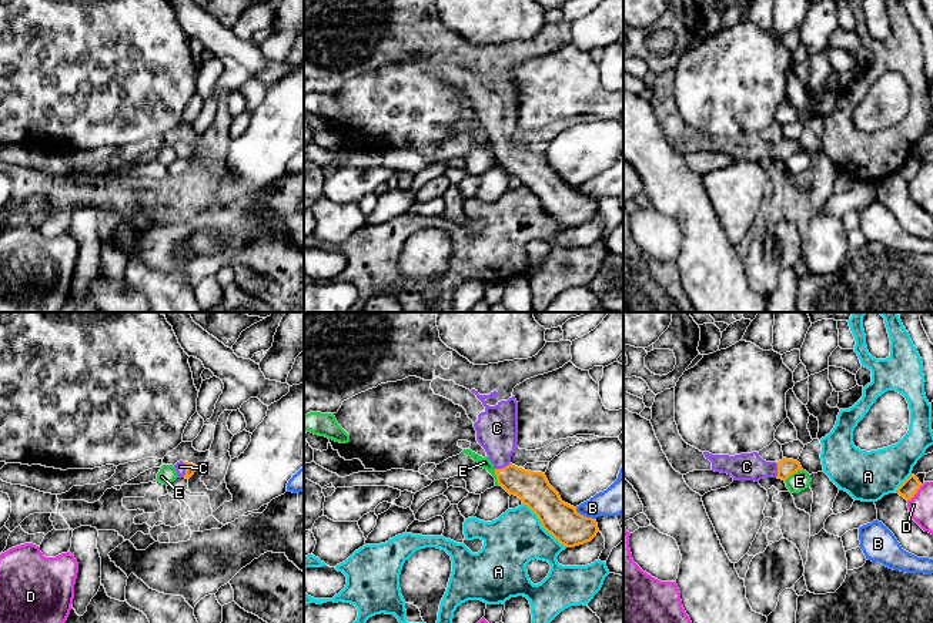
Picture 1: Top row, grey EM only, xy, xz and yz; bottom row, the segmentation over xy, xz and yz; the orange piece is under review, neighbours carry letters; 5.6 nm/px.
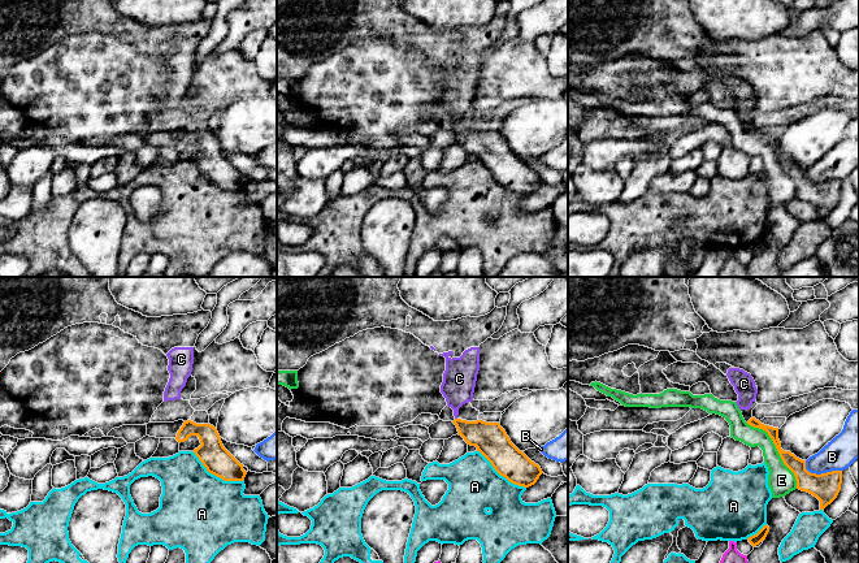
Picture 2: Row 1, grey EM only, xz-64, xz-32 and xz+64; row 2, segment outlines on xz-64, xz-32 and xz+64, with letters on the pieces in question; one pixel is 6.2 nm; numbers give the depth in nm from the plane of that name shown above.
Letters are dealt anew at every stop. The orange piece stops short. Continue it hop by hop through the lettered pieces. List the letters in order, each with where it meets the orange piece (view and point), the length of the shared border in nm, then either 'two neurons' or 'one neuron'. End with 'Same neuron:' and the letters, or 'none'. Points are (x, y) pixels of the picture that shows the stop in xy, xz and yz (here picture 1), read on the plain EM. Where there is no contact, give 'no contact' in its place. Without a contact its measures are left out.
A: meets orange in xz at (542, 207); contact 360 nm long; two neurons
B: meets orange in xz at (582, 196); contact 130 nm long; two neurons
C: meets orange in xy at (186, 150); contact 90 nm long; one neuron
D: meets orange in yz at (915, 174); contact 130 nm long; two neurons
E: meets orange in yz at (793, 153); contact 120 nm long; two neurons
Same neuron: C

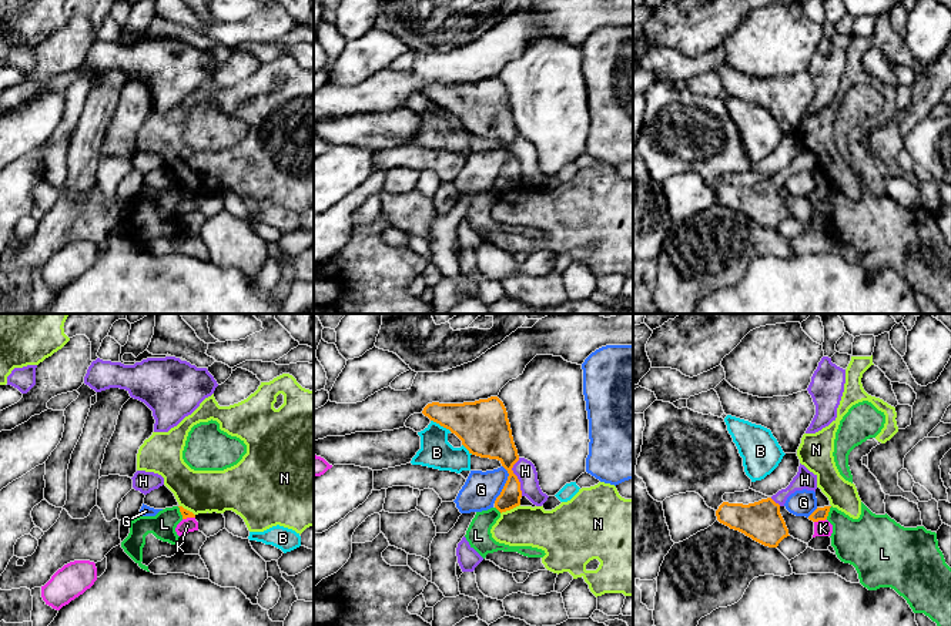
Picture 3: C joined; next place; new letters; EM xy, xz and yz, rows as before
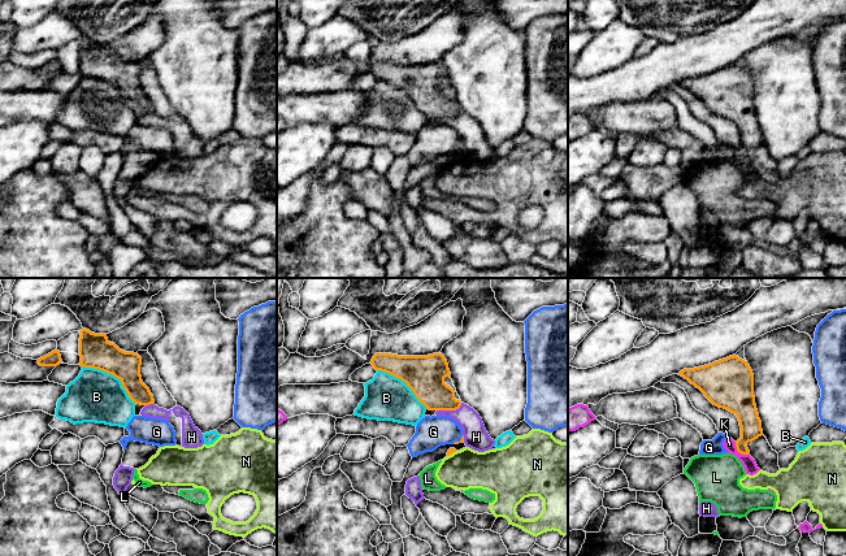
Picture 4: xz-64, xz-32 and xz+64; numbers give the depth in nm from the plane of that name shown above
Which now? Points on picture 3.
B: meets orange in xz at (441, 106); contact 140 nm long; two neurons
G: meets orange in xz at (505, 164); contact 220 nm long; two neurons
H: meets orange in xz at (516, 157); contact 220 nm long; two neurons
K: meets orange in yz at (820, 200); contact 80 nm long; two neurons
L: meets orange in yz at (829, 191); contact 80 nm long; two neurons
N: meets orange in xz at (509, 190); contact 130 nm long; two neurons
Same neuron: none

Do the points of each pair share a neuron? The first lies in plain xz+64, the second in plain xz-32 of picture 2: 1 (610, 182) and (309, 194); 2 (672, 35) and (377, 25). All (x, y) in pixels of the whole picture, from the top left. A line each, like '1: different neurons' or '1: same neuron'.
1: same neuron
2: same neuron

